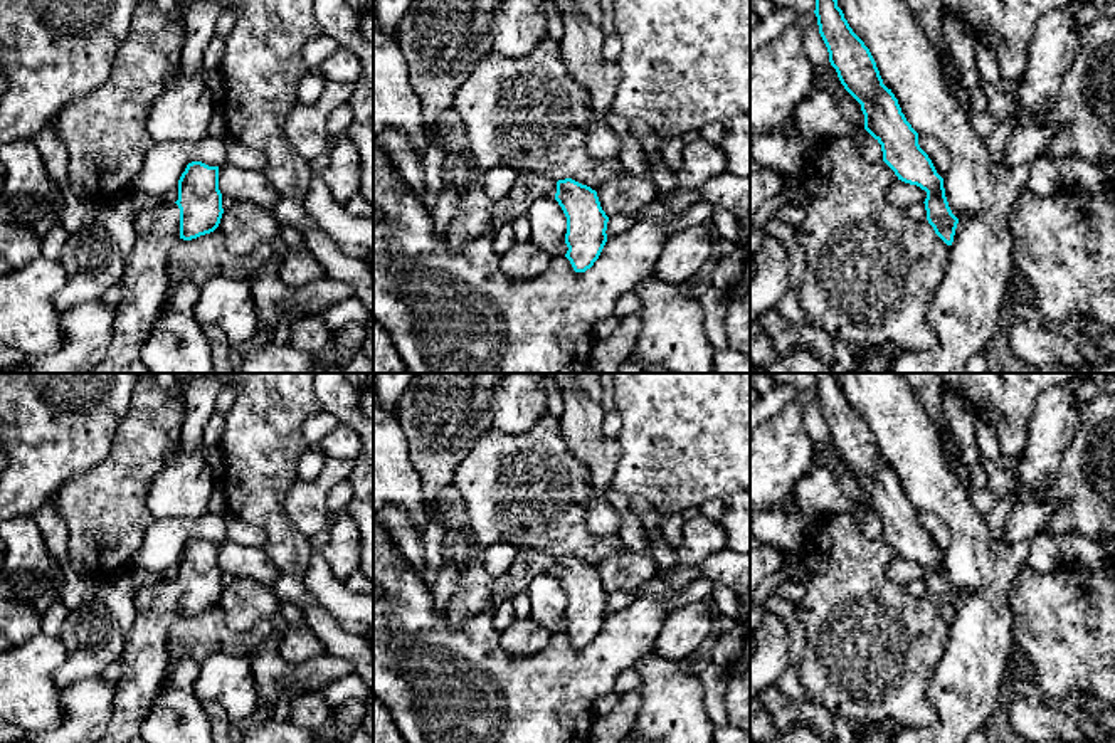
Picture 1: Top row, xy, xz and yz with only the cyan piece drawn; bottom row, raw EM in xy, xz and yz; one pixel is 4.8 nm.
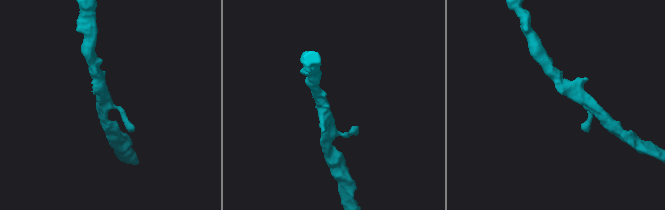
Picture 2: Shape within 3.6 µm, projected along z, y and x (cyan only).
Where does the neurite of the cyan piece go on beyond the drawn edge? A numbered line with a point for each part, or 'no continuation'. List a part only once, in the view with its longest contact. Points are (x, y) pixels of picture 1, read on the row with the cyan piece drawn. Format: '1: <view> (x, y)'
1: xy (145, 284)

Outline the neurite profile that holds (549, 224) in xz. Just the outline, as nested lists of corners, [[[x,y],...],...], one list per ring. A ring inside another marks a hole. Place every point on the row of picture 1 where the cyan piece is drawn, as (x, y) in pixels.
[[[540,198],[528,210],[531,244],[552,259],[565,257],[567,217],[555,198]]]

